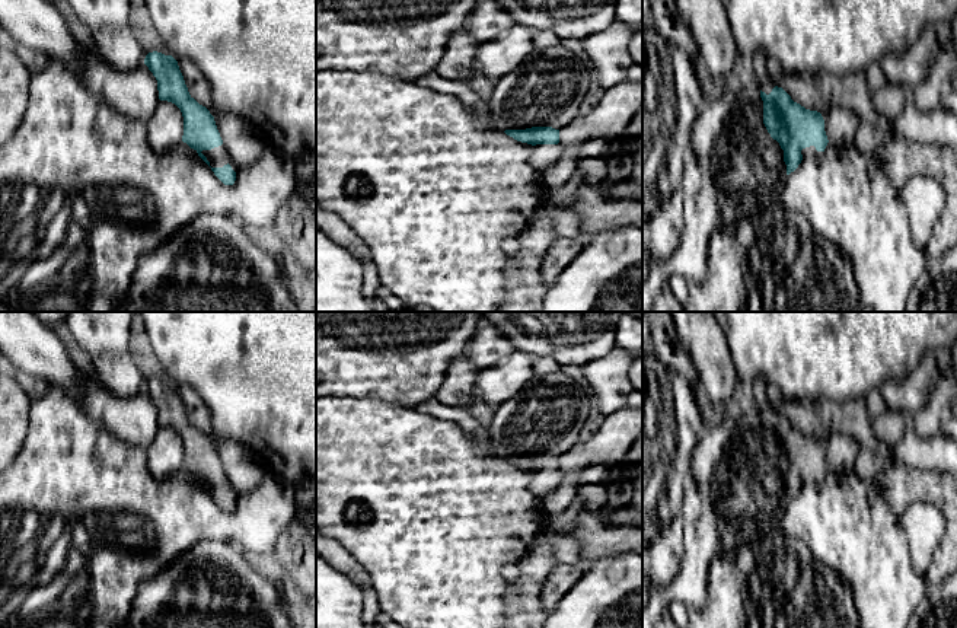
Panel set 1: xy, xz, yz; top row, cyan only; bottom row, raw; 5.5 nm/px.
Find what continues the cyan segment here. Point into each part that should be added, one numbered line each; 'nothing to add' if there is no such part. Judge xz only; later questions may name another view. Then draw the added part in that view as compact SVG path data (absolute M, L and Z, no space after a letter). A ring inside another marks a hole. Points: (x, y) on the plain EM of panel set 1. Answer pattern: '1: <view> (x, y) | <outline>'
1: xz (546, 415) | M564 372L532 376L527 383L508 401L494 411L488 437L498 456L526 456L552 453L561 456L570 452L594 408L591 395L584 383L577 383Z
2: xz (542, 483) | M536 471L530 482L530 491L537 495L546 495L556 490L562 482L561 471Z

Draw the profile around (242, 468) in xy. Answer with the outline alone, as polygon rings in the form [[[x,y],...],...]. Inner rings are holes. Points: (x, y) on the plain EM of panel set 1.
[[[214,434],[217,456],[236,494],[253,490],[264,475],[259,459],[248,447]]]

